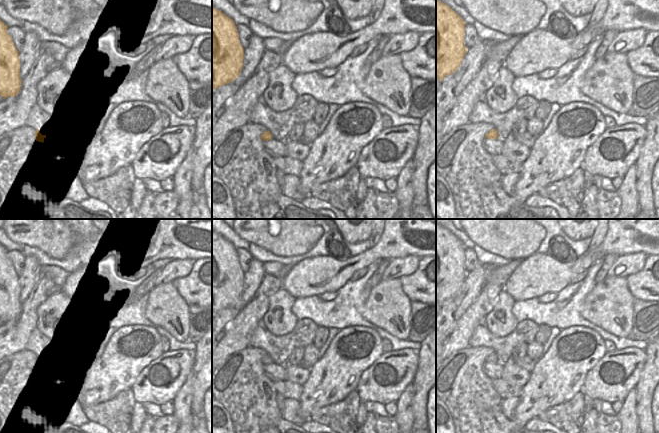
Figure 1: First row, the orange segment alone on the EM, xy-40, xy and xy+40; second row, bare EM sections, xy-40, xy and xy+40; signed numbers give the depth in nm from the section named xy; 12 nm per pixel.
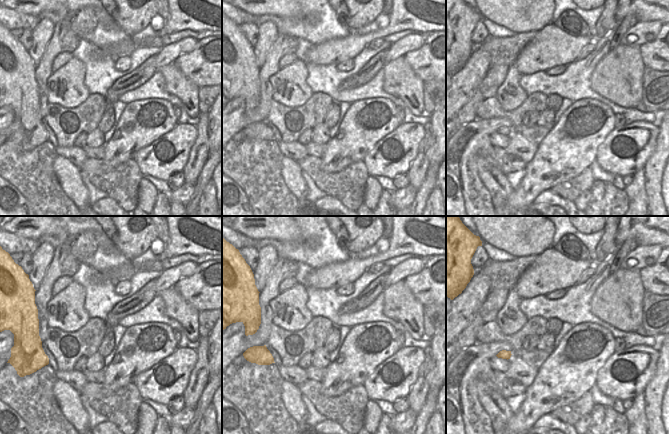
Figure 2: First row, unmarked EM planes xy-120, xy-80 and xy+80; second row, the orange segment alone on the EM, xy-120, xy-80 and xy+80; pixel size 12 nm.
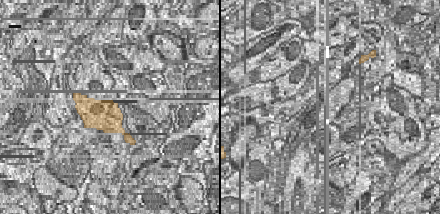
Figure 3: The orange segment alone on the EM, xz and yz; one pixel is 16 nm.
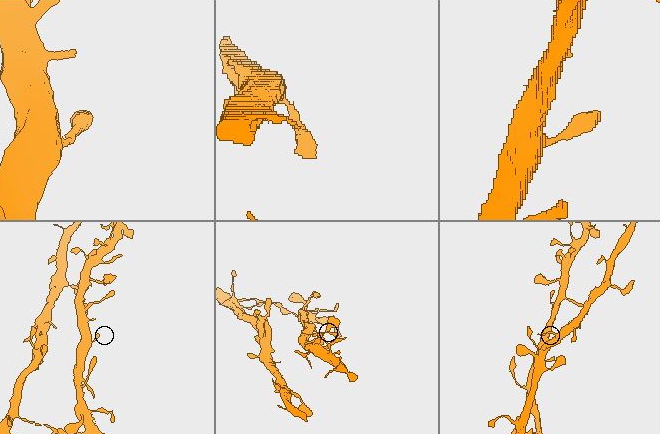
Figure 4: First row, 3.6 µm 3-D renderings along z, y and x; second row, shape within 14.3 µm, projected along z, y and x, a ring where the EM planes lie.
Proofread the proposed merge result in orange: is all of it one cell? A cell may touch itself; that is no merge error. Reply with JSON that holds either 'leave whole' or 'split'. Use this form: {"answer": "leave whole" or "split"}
{"answer": "leave whole"}

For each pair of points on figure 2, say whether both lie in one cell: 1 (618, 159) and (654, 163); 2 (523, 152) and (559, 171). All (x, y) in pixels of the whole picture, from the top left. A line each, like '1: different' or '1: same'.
1: different
2: different

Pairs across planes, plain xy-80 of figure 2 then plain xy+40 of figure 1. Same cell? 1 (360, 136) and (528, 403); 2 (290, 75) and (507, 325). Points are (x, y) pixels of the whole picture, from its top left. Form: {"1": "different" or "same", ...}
{"1": "same", "2": "same"}

